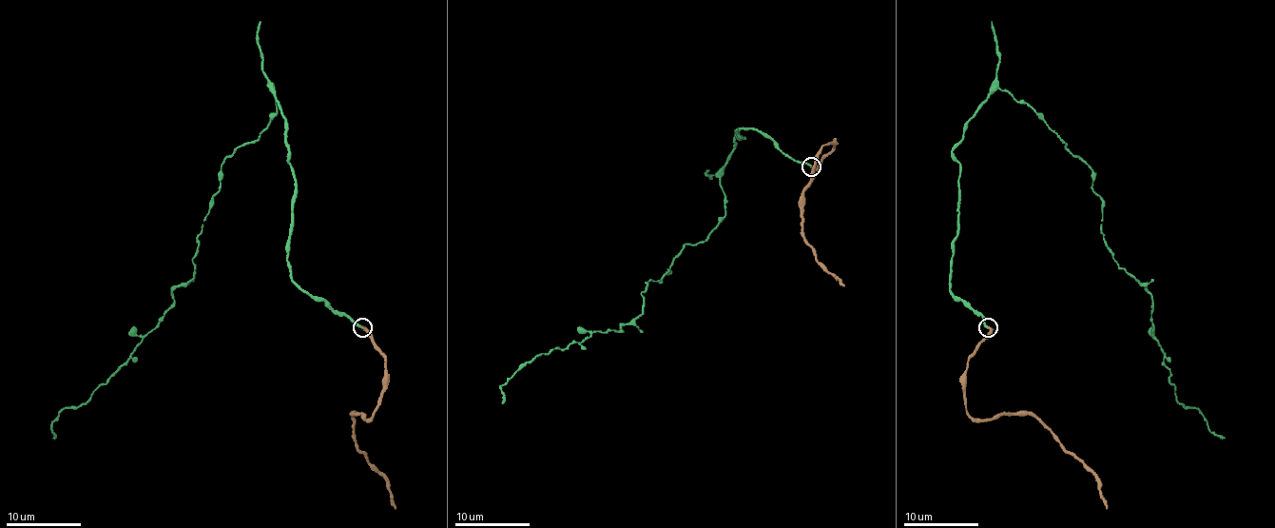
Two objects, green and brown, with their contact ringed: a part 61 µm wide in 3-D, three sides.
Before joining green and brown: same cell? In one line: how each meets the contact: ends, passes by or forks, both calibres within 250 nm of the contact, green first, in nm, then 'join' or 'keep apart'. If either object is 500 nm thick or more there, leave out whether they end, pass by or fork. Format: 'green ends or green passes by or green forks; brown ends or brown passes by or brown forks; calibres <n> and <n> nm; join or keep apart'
green ends; brown ends; calibres 220 and 320 nm; join

